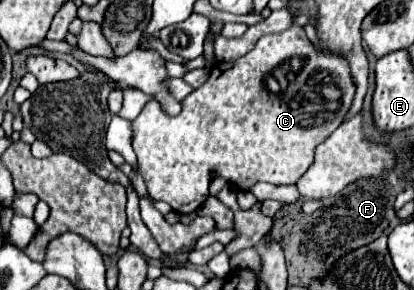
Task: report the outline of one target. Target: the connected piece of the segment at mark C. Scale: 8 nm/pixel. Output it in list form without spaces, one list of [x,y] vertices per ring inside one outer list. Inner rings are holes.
[[[296,23],[284,31],[284,33],[278,33],[278,35],[266,35],[266,37],[260,37],[258,43],[254,45],[252,51],[248,51],[246,55],[238,57],[236,61],[232,63],[216,63],[212,69],[210,69],[210,77],[204,85],[200,85],[198,89],[194,89],[190,95],[186,95],[180,105],[180,113],[178,115],[168,115],[164,111],[164,107],[152,99],[144,105],[144,109],[140,111],[140,115],[134,119],[134,139],[132,139],[132,147],[134,147],[134,153],[138,157],[138,167],[140,167],[140,173],[142,173],[142,179],[148,187],[148,193],[154,197],[154,199],[160,199],[160,201],[166,201],[176,213],[182,213],[182,215],[188,215],[188,213],[194,213],[202,207],[202,203],[208,199],[210,195],[210,181],[214,175],[222,175],[230,185],[234,185],[238,191],[248,191],[252,185],[256,185],[258,181],[266,181],[266,183],[274,183],[274,185],[290,185],[290,183],[296,183],[304,173],[306,169],[312,165],[314,161],[314,149],[328,139],[328,135],[344,121],[344,115],[352,103],[352,95],[354,95],[354,87],[352,87],[352,77],[350,77],[350,71],[348,71],[348,63],[344,63],[344,59],[336,59],[334,55],[316,55],[316,51],[312,51],[312,45],[304,33],[302,27],[298,27]],[[292,57],[300,57],[304,61],[302,69],[300,71],[292,71],[290,69],[290,61]]]

